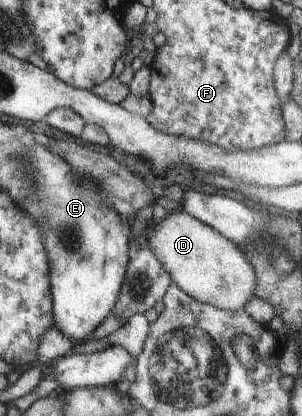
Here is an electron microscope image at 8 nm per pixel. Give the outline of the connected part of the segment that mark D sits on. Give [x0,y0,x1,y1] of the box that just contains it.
[141,208,257,310]

